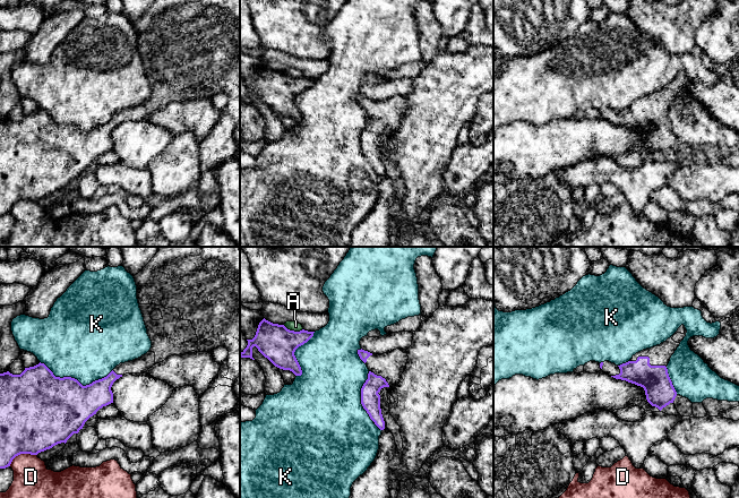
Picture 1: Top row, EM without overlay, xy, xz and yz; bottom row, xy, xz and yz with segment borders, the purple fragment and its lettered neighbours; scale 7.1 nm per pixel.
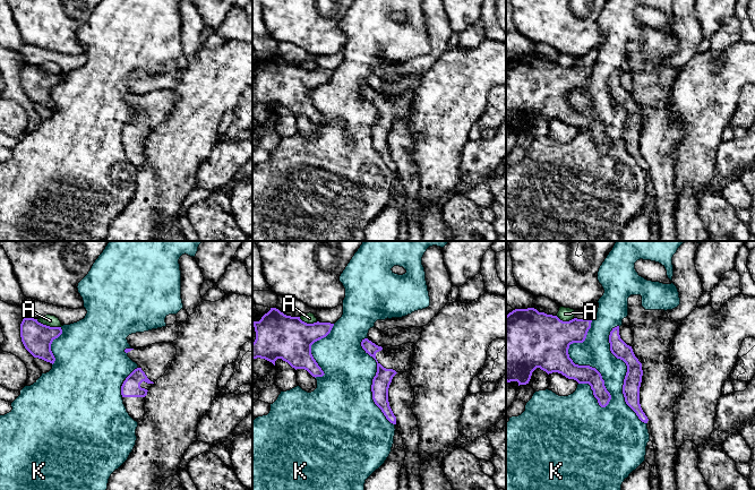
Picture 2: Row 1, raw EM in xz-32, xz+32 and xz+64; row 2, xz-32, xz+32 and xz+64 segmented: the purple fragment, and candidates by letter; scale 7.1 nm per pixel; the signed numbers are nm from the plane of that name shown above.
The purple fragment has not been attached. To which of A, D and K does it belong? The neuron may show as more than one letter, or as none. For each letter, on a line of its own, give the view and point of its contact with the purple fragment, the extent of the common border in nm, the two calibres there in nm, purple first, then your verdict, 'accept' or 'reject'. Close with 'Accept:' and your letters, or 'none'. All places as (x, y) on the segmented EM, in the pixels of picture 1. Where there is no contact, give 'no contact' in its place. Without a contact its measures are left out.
A: contact xz (293, 331); length 150 nm; calibres 260 and 70 nm; reject
D: contact xy (22, 453); length 220 nm; calibres 460 and 260 nm; reject
K: contact xy (76, 379); length 500 nm; calibres 440 and 500 nm; reject
Accept: none

